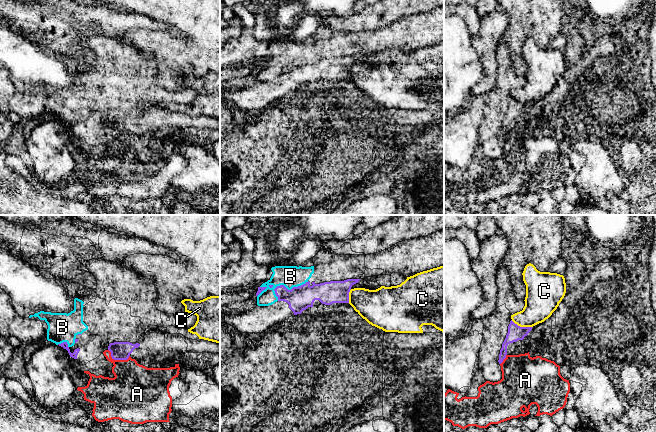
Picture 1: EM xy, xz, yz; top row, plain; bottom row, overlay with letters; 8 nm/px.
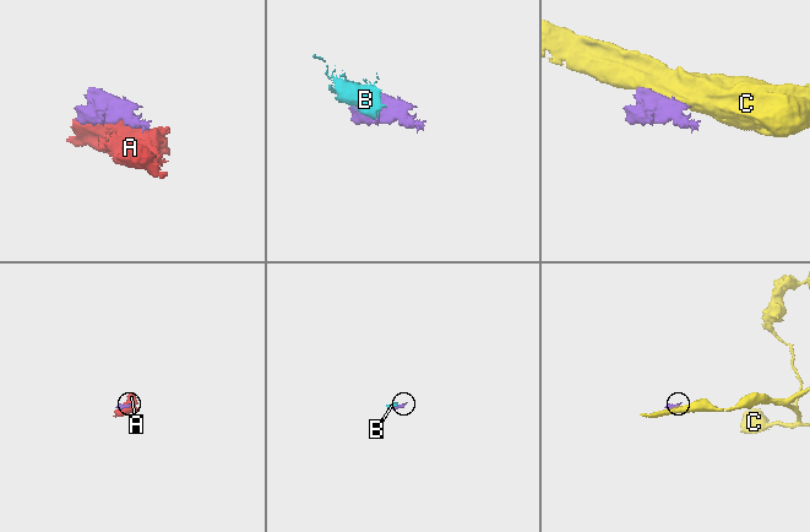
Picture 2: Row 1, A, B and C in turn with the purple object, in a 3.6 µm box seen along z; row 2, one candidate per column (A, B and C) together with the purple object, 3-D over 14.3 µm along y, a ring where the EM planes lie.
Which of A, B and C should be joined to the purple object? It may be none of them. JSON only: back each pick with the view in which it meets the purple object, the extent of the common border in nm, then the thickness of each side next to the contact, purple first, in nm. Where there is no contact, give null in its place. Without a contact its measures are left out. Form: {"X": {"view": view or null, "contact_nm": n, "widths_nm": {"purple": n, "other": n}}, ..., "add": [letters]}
{"add": []}

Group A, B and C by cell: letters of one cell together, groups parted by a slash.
A / B / C

